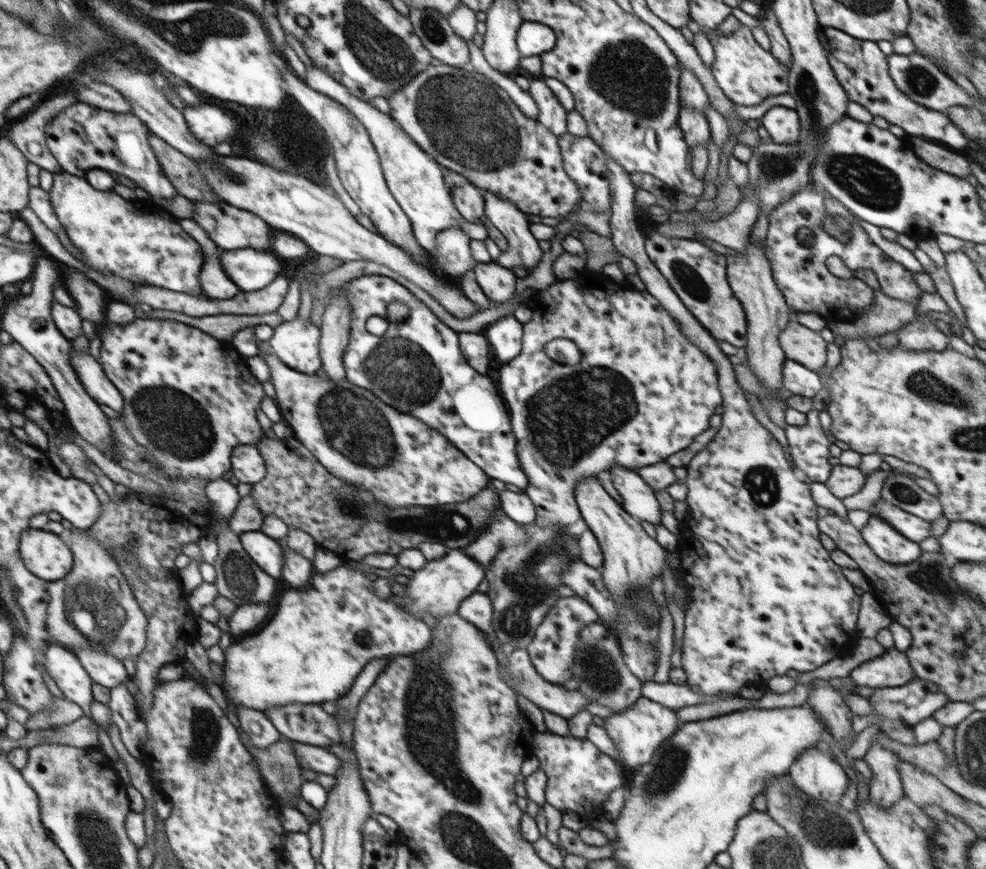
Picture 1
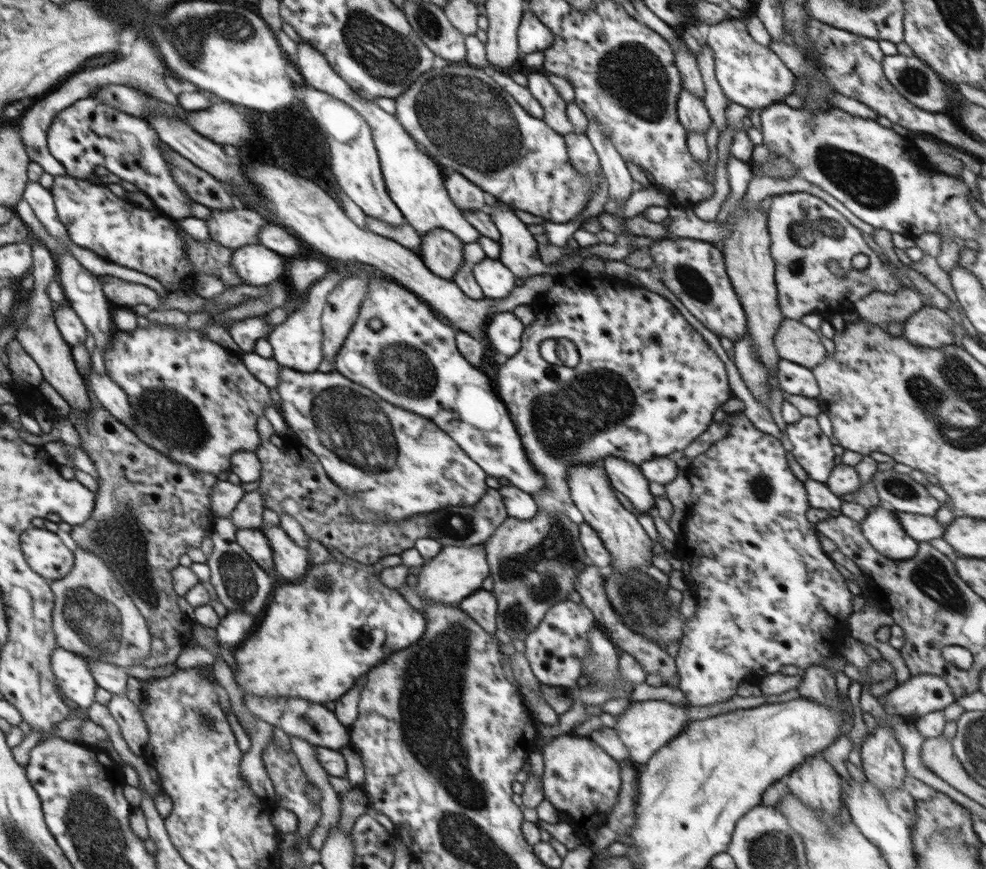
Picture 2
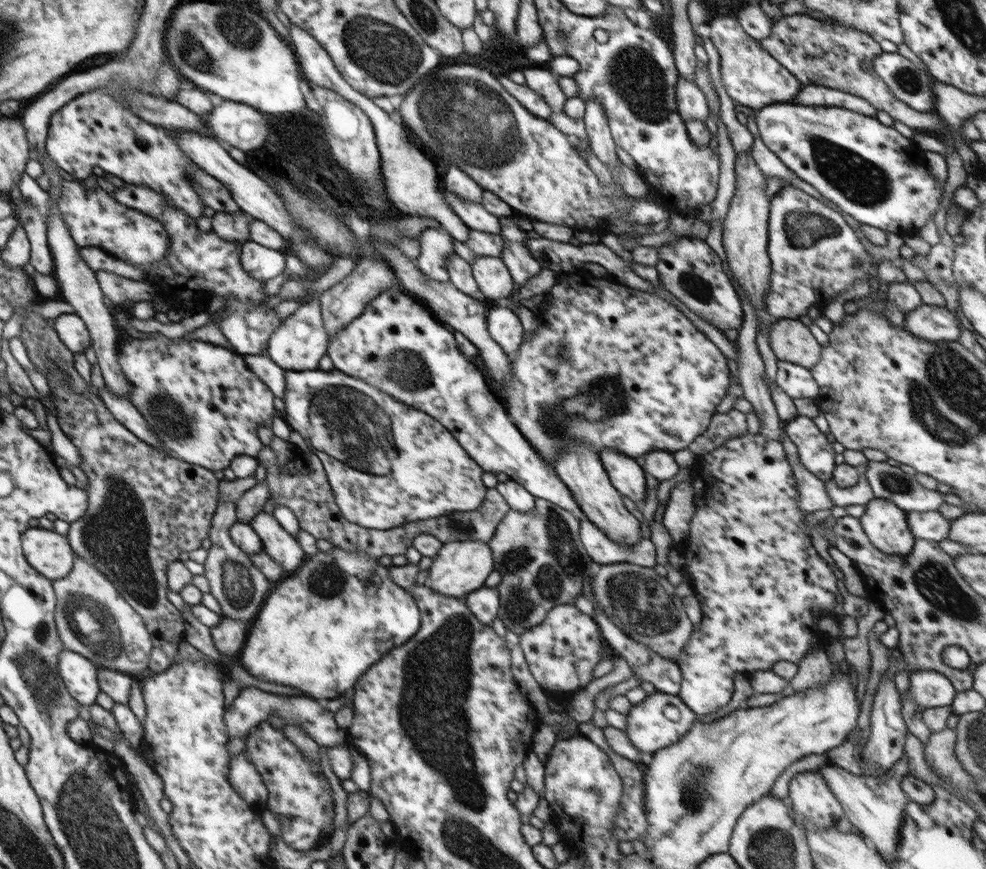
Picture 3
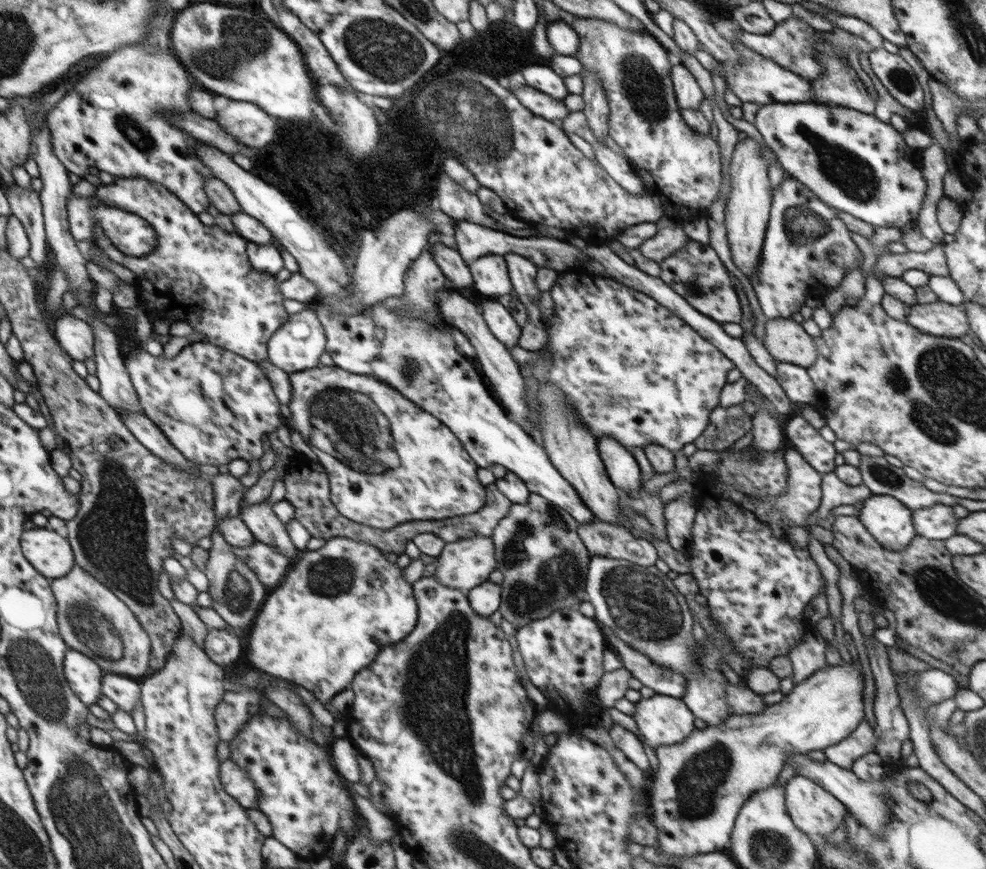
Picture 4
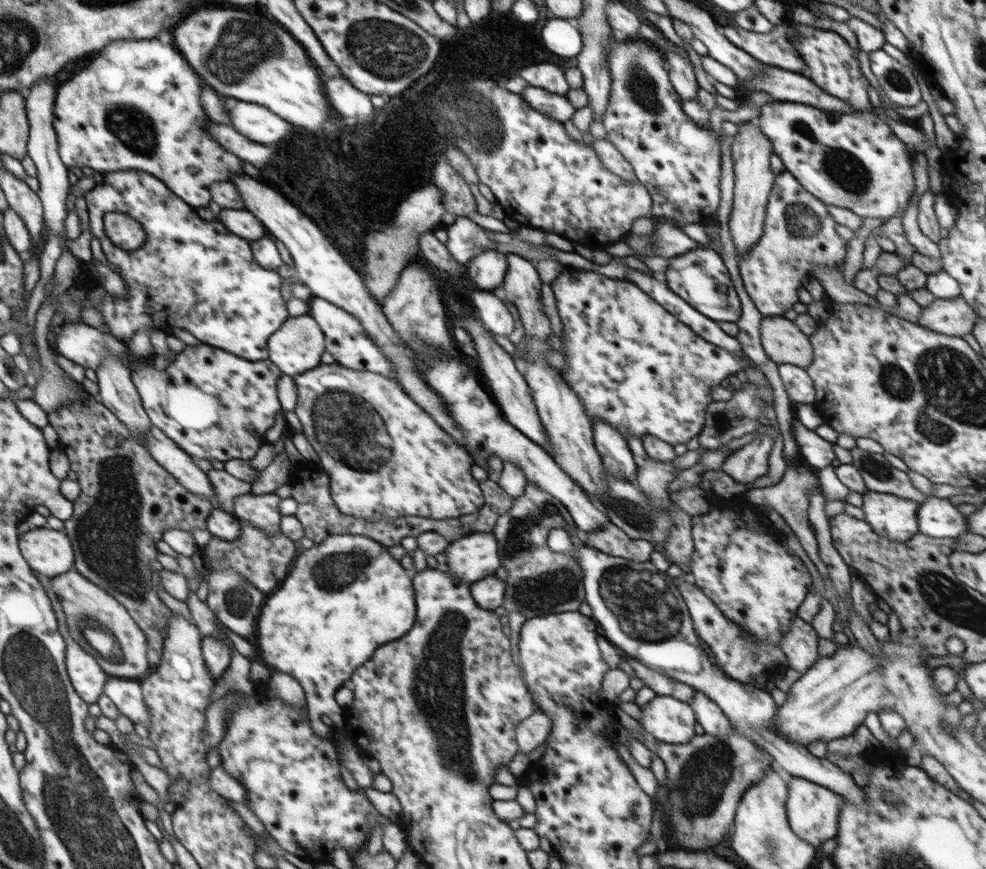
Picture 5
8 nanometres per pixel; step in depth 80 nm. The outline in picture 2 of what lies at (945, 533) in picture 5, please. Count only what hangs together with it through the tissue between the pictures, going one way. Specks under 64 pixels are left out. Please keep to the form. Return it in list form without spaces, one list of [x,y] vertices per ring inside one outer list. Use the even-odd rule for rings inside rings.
[[[893,509],[893,513],[897,514],[897,519],[906,534],[917,540],[918,543],[928,543],[932,539],[943,538],[944,536],[945,531],[934,516],[909,514],[896,509]]]

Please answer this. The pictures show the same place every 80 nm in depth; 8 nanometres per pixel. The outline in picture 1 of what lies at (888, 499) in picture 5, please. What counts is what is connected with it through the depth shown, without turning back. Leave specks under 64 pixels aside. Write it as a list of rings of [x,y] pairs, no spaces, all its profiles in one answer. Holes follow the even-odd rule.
[[[875,514],[871,515],[861,534],[874,554],[890,564],[912,563],[923,552],[920,544],[902,536],[891,524]]]

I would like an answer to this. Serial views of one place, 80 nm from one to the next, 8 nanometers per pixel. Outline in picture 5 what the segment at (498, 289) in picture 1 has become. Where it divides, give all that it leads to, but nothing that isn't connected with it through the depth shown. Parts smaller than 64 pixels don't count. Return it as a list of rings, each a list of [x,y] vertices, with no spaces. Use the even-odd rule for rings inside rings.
[[[485,250],[466,264],[468,274],[476,282],[479,290],[492,293],[496,288],[502,288],[507,273],[507,254],[497,250]]]

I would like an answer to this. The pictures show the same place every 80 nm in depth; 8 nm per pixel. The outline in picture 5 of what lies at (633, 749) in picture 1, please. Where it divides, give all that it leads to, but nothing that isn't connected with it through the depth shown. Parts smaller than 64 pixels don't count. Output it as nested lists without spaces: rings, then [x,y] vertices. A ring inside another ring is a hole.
[[[656,695],[641,707],[641,726],[660,742],[684,744],[696,733],[697,718],[693,708],[673,696]]]

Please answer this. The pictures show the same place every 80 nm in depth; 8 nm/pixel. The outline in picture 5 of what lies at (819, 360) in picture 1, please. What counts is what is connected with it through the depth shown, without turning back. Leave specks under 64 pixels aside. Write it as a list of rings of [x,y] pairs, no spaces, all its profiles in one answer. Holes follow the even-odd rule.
[[[764,316],[761,322],[761,344],[776,364],[795,364],[806,368],[814,358],[813,346],[794,321],[782,316]]]

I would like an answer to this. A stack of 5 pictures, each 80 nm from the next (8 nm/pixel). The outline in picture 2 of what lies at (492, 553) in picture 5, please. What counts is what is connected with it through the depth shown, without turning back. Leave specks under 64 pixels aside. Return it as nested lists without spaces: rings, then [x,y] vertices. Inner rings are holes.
[[[485,544],[470,547],[446,546],[438,556],[426,561],[422,572],[418,574],[416,590],[420,597],[430,599],[442,605],[459,605],[473,592],[482,589],[482,583],[490,576],[490,565],[485,550]]]

